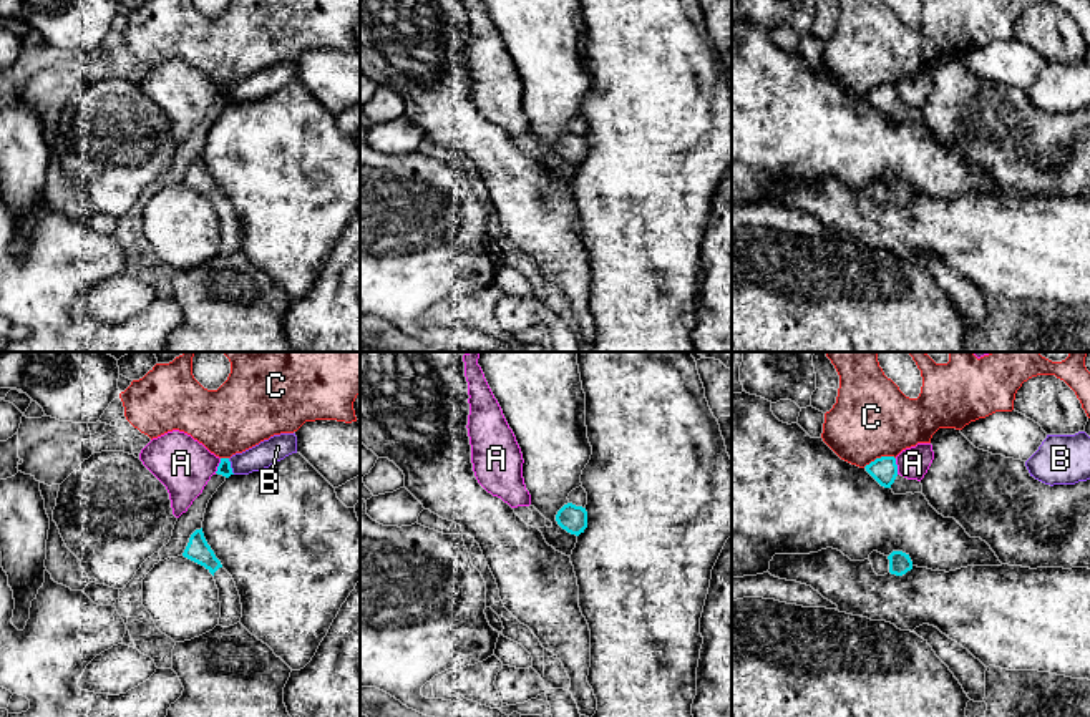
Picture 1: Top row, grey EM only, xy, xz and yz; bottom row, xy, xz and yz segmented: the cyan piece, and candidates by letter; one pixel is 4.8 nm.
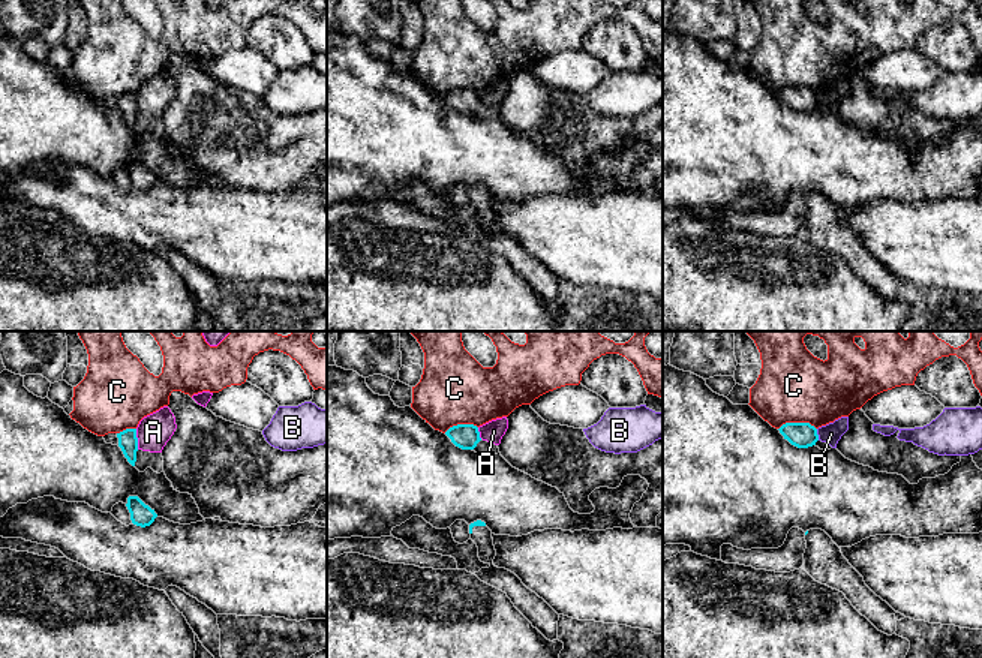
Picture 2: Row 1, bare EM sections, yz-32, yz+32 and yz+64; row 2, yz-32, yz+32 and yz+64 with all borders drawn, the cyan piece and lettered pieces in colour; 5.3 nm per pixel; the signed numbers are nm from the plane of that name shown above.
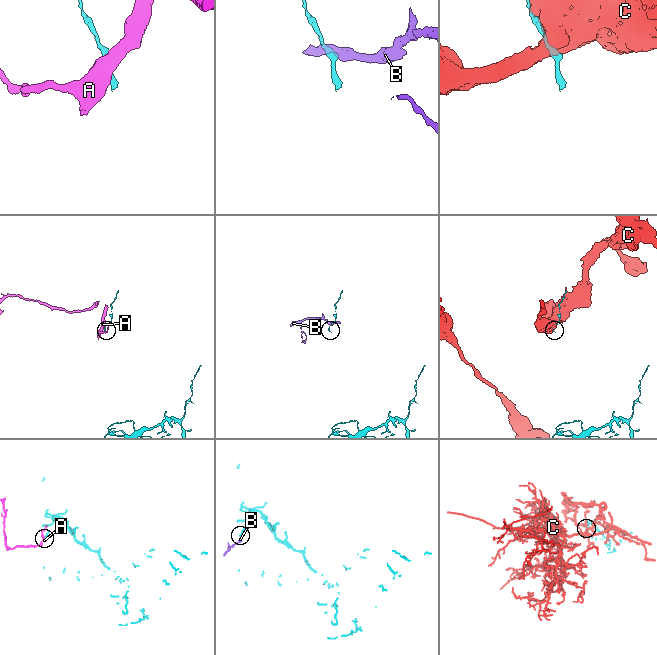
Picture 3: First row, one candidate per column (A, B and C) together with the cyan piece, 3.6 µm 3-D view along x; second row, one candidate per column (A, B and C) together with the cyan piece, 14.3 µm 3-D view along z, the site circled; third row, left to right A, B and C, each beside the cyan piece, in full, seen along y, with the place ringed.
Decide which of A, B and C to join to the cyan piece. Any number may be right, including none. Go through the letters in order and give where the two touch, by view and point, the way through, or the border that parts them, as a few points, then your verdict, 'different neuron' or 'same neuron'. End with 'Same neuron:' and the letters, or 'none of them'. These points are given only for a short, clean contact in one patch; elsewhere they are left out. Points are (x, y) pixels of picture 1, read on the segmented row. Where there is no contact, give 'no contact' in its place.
A: yz (896, 467) | along yz (895, 458), (898, 473) | different neuron
B: xy (229, 467) | along xy (228, 458), (234, 473) | different neuron
C: yz (878, 458) | different neuron
Same neuron: none of them

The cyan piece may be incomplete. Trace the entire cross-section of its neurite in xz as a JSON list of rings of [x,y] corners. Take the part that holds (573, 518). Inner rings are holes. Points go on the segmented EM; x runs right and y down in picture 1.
[[[567,503],[557,511],[556,521],[567,533],[579,536],[587,528],[587,511],[582,506]]]

